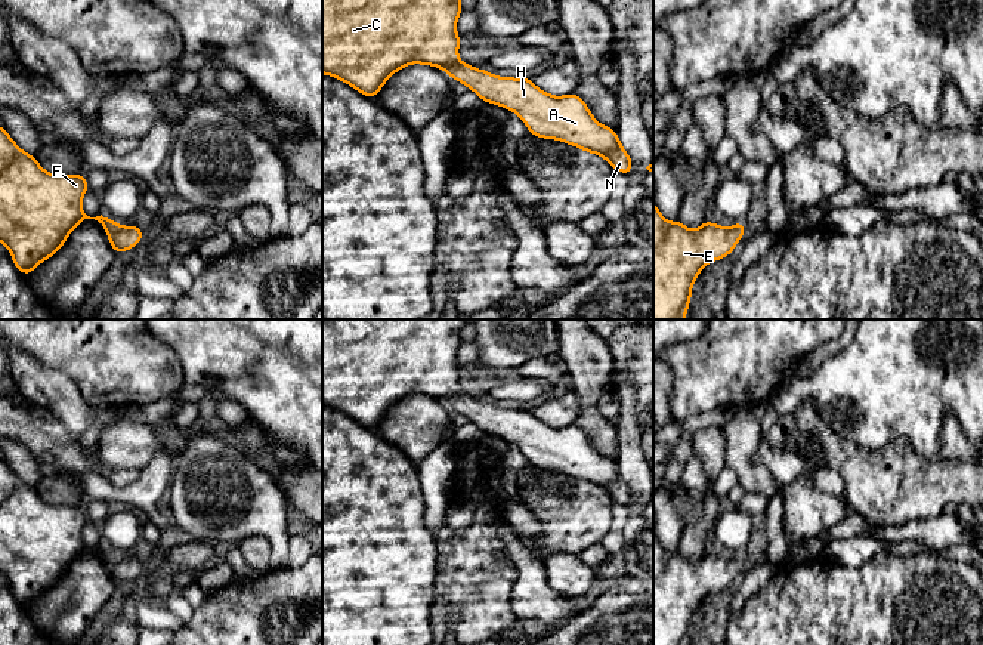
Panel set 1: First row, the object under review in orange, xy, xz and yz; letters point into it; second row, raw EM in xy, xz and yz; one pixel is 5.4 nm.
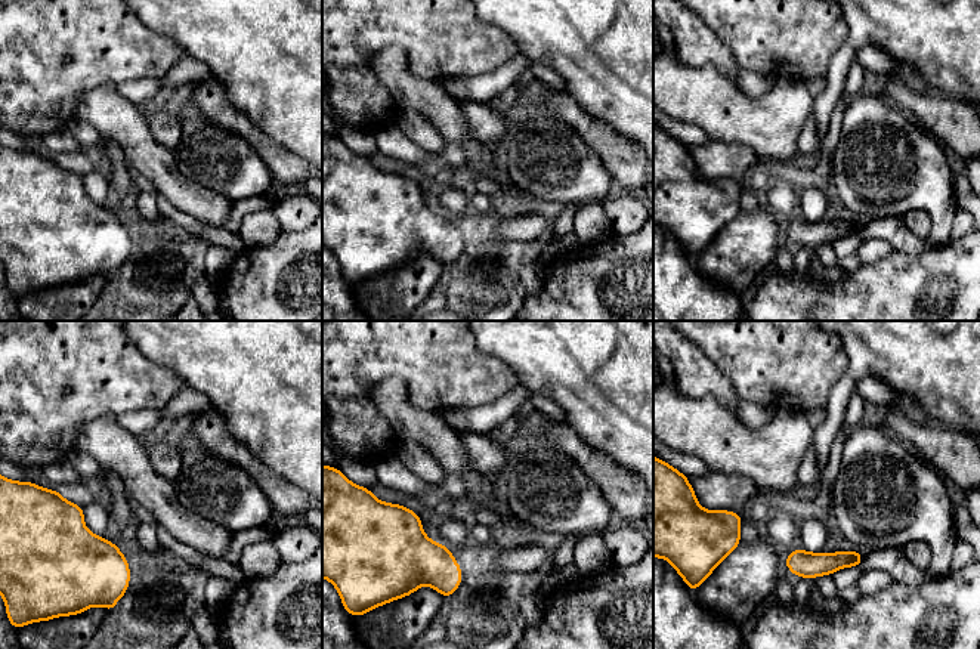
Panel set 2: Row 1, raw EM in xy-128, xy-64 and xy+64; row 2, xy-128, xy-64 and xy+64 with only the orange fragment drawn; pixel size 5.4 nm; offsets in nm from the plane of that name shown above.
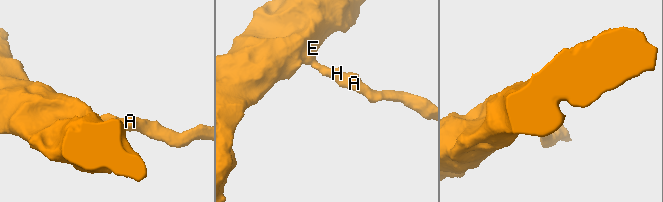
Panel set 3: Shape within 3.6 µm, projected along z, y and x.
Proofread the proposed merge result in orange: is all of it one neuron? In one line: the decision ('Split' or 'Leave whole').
Leave whole

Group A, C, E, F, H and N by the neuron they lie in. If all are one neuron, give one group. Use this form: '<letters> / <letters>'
A C E F H N

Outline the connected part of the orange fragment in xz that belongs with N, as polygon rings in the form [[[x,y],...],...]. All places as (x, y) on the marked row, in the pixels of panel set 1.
[[[322,0],[322,74],[339,78],[361,95],[375,95],[401,68],[411,64],[433,65],[489,102],[514,111],[528,132],[542,139],[557,139],[597,154],[612,169],[628,175],[633,160],[622,148],[618,133],[596,121],[584,99],[575,93],[553,96],[538,89],[529,77],[497,77],[458,58],[457,21],[460,0]]]

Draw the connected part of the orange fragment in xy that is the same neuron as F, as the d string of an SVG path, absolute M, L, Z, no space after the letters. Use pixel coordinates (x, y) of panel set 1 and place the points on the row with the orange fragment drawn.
M0 126L0 243L10 251L13 265L19 272L33 275L33 269L52 257L84 219L95 219L105 226L115 253L129 251L142 241L143 231L137 226L120 226L102 215L87 216L81 207L83 195L87 191L84 175L46 172L35 157L22 151Z

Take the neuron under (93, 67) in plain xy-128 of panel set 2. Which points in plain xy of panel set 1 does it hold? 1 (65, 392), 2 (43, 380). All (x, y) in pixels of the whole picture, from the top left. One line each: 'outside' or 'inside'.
1: outside
2: outside

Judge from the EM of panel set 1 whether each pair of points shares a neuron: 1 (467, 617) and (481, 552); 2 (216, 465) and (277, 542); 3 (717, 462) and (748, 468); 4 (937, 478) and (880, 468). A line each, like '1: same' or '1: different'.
1: same
2: same
3: different
4: same

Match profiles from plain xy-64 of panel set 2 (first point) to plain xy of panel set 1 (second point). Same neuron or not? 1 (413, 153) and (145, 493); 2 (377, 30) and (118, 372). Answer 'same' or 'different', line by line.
1: same
2: same

